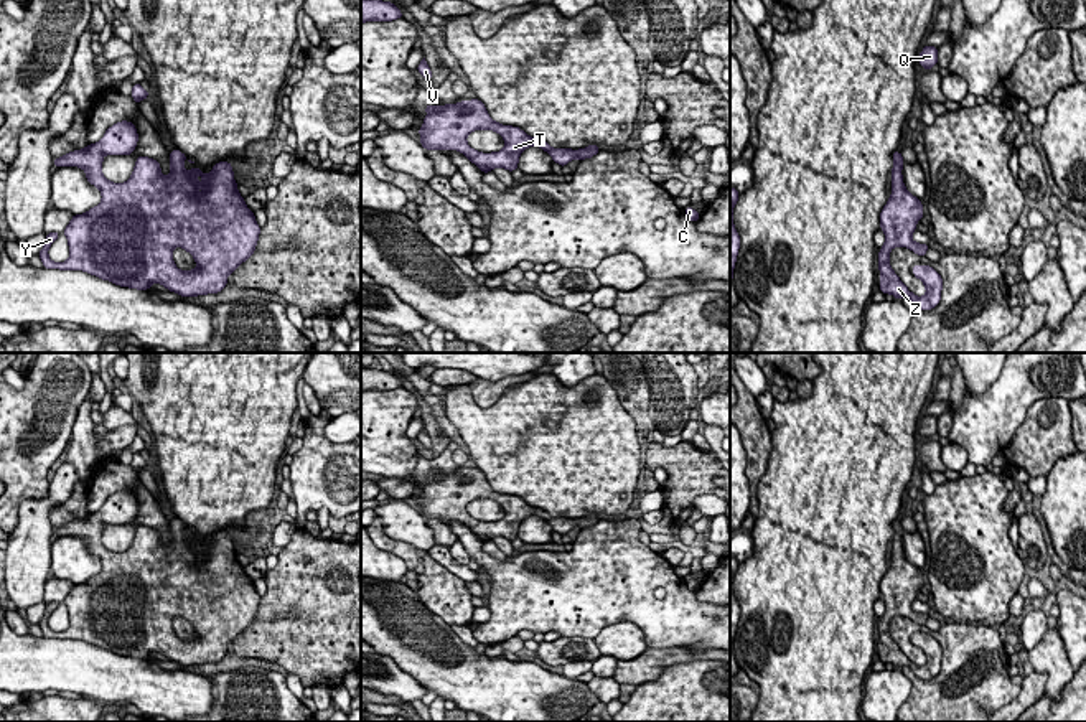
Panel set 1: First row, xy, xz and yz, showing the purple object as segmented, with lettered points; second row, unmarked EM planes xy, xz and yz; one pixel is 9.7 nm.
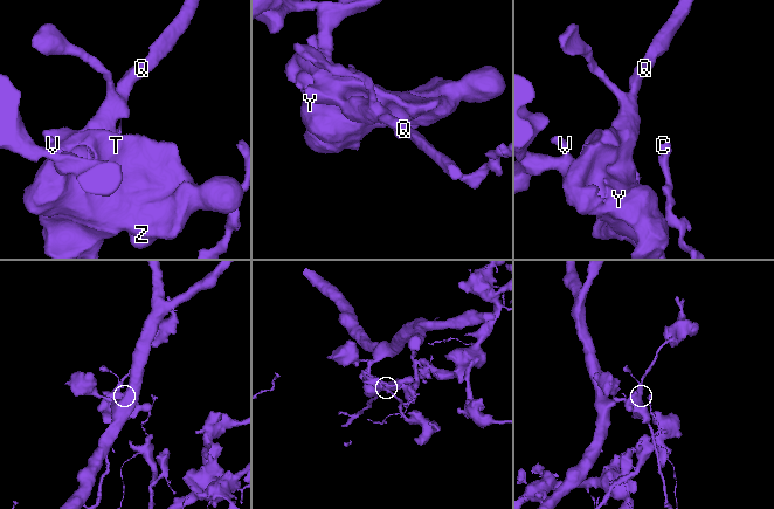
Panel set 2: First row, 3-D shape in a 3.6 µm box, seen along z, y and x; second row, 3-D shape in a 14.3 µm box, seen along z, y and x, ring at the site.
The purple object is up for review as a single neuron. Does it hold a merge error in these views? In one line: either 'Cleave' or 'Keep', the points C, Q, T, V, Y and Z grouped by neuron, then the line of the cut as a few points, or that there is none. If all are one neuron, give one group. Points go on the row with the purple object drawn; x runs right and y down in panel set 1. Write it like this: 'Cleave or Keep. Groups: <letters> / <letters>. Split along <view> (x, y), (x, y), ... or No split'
Keep. Groups: C Q T V Y Z. No split

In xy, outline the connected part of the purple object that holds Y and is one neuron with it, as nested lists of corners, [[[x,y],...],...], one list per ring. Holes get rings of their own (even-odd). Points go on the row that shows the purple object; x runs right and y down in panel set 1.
[[[122,120],[109,127],[97,143],[89,143],[82,150],[69,152],[54,158],[54,166],[77,166],[86,171],[86,180],[97,186],[102,199],[97,206],[82,214],[74,214],[63,234],[68,239],[69,259],[53,262],[48,249],[59,237],[59,232],[46,234],[44,246],[40,251],[40,259],[44,269],[82,270],[102,280],[109,280],[120,287],[148,290],[152,284],[160,284],[170,292],[181,297],[198,297],[221,292],[227,284],[227,275],[232,274],[254,252],[260,234],[260,226],[237,191],[234,171],[229,162],[219,162],[209,175],[201,168],[186,170],[183,162],[188,160],[178,148],[170,152],[170,175],[161,173],[160,163],[148,157],[137,157],[133,171],[125,183],[109,181],[102,175],[102,162],[105,155],[130,155],[138,142],[137,129],[132,122]],[[183,247],[196,262],[193,270],[180,270],[173,260],[173,249]]]

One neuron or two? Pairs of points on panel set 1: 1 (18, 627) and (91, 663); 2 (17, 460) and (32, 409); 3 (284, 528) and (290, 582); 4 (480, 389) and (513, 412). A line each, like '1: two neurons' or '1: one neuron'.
1: two neurons
2: one neuron
3: two neurons
4: two neurons

